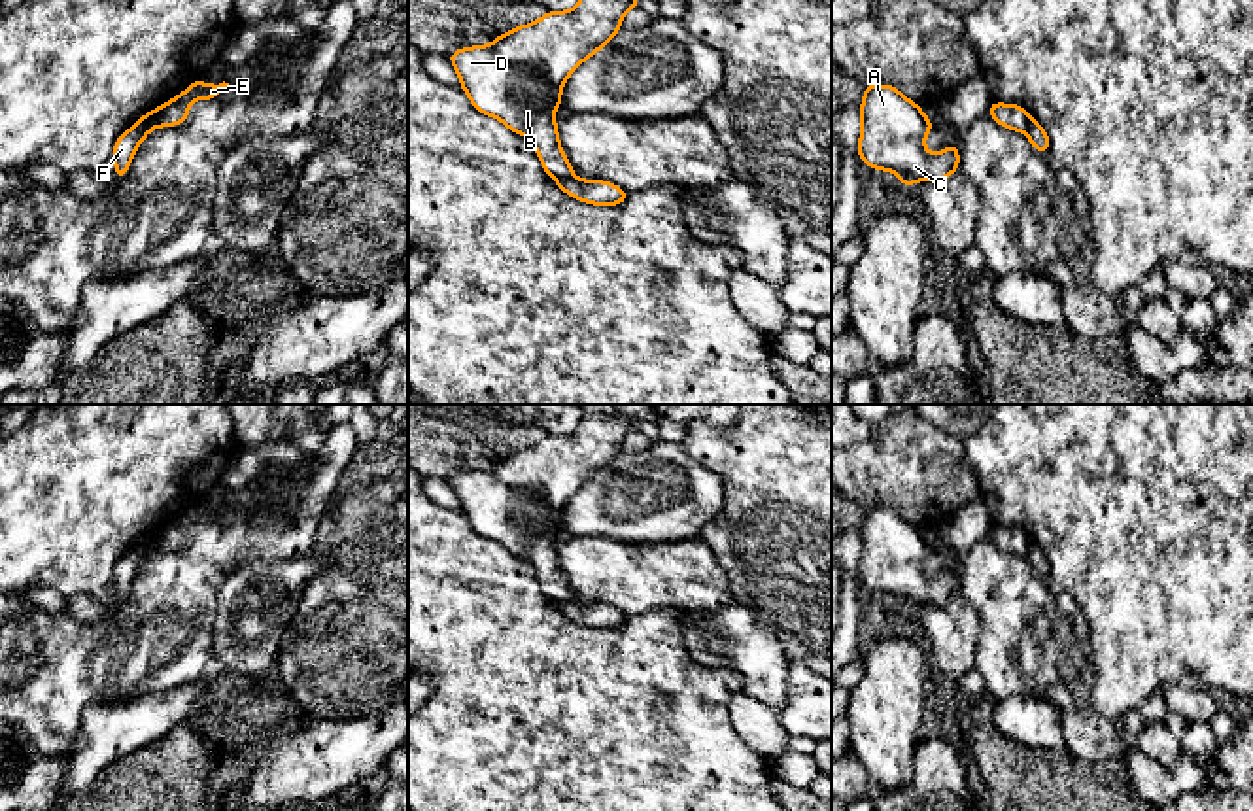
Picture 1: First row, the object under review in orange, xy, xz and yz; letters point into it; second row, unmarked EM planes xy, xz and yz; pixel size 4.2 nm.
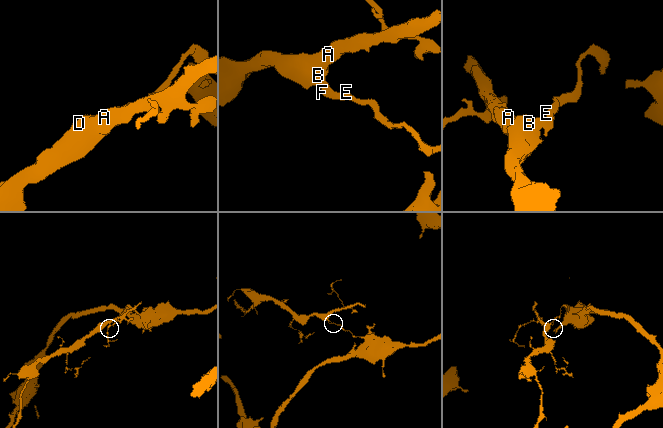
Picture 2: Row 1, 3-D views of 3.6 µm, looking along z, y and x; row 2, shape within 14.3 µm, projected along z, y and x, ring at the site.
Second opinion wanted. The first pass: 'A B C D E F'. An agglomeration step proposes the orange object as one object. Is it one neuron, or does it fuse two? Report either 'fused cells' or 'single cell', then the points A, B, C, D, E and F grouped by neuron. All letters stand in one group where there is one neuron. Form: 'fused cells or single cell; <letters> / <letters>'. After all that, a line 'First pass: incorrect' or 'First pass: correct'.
fused cells; A B C D / E F
First pass: incorrect

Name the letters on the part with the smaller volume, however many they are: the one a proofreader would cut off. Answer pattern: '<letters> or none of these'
A, B, C, D

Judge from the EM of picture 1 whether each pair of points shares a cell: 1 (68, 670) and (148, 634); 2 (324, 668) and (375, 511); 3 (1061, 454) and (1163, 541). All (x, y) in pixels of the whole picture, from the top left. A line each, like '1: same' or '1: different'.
1: same
2: same
3: same

